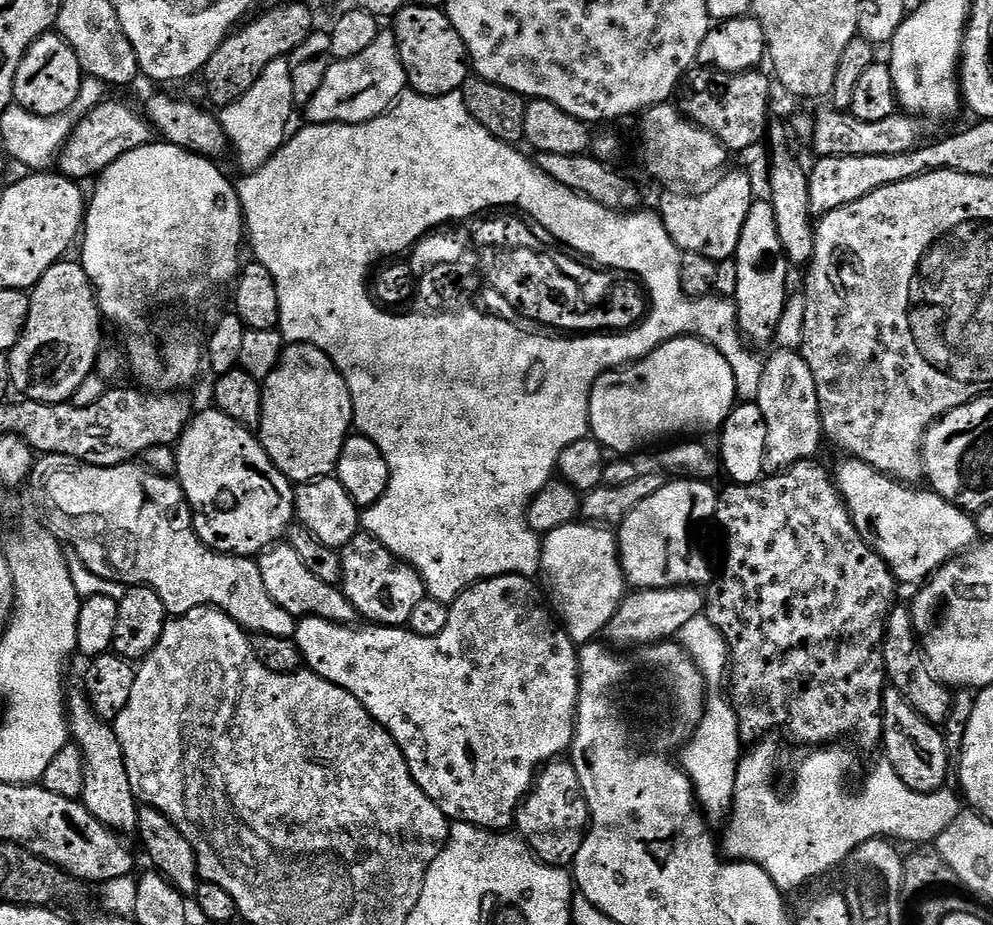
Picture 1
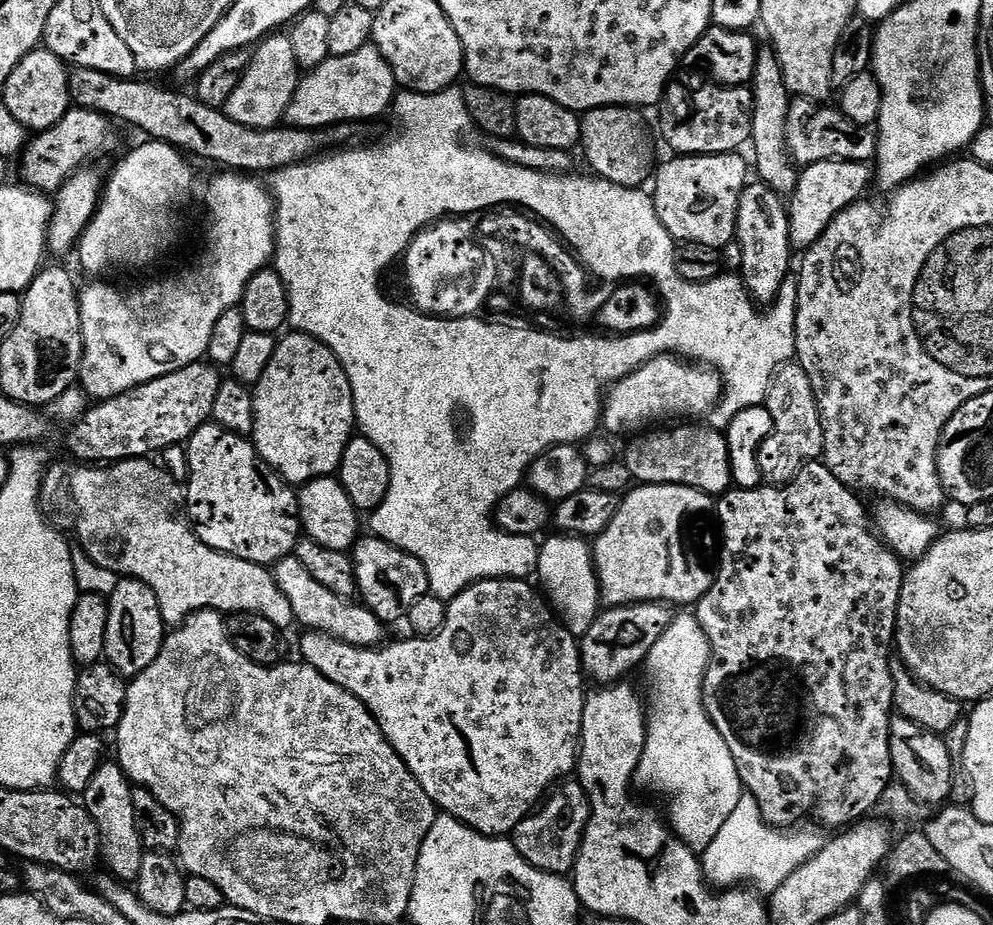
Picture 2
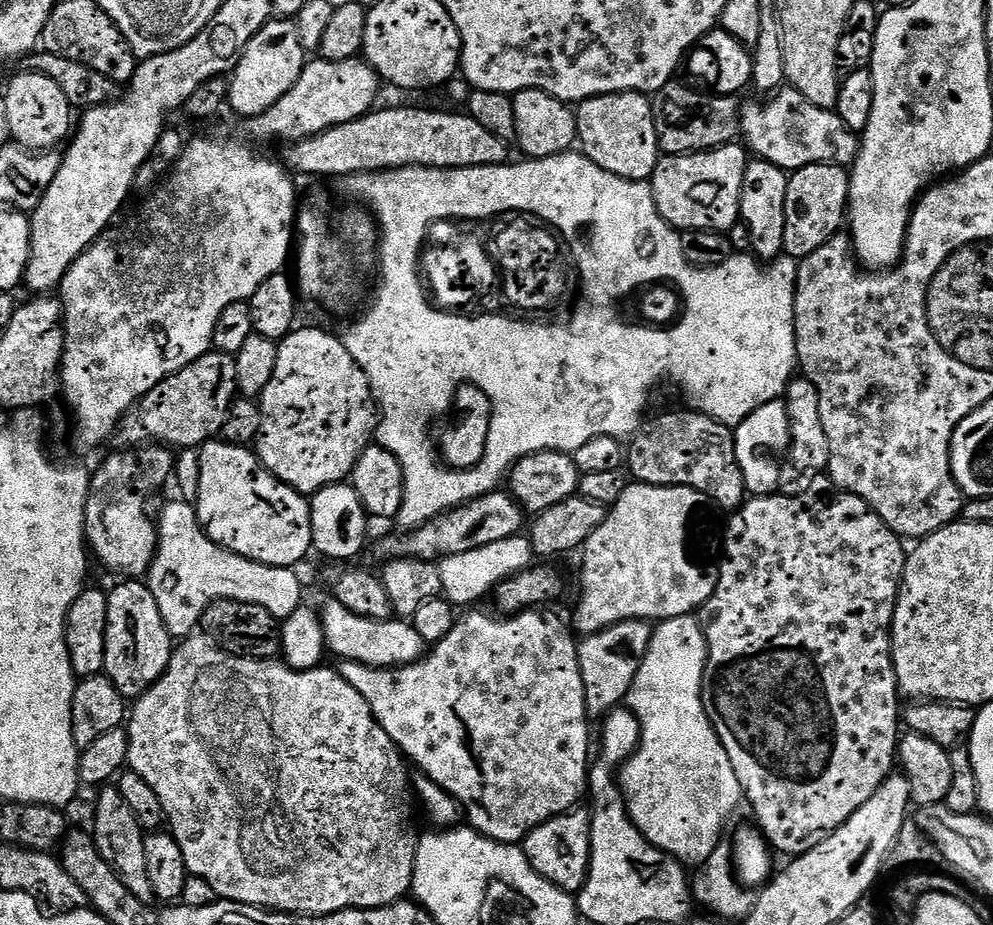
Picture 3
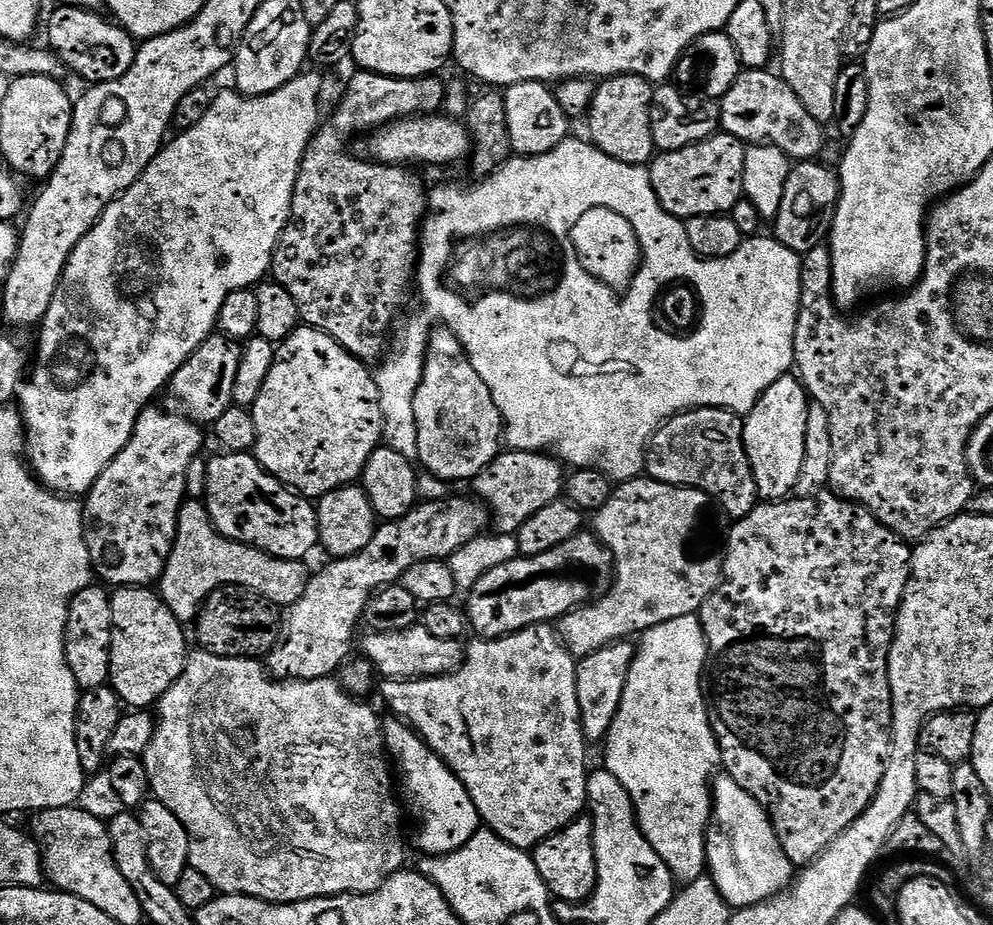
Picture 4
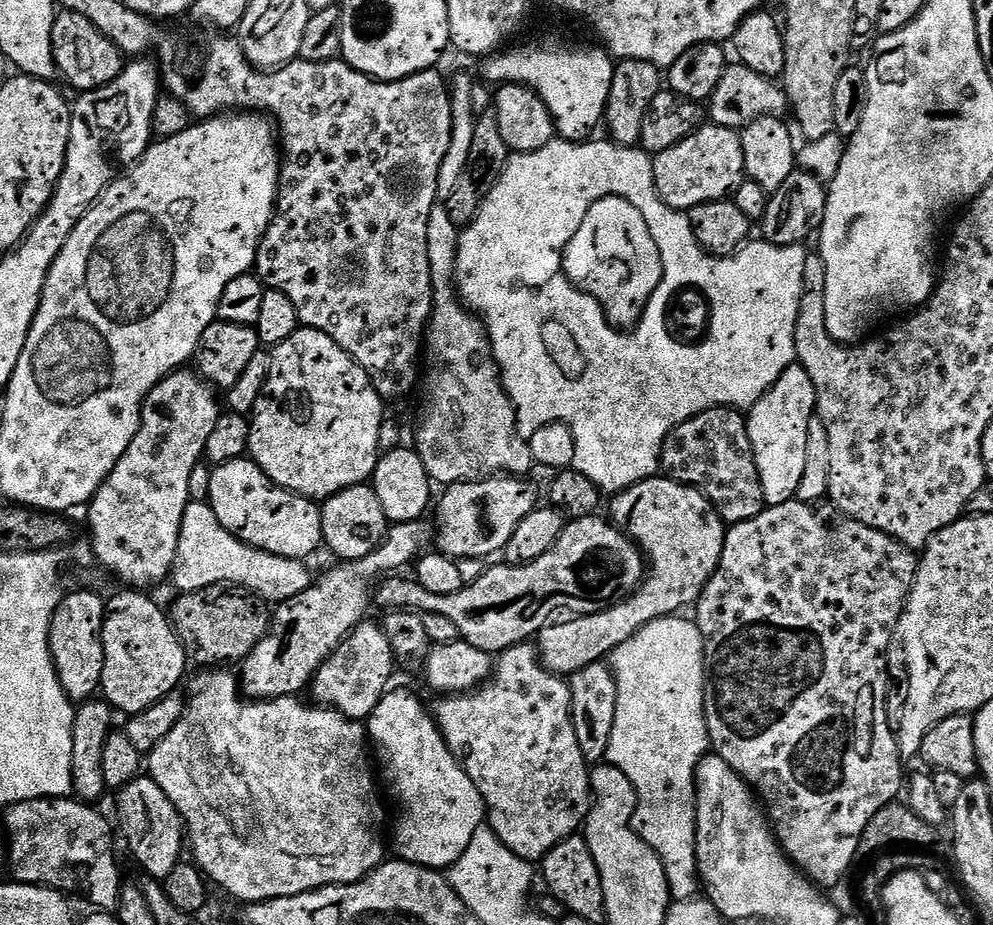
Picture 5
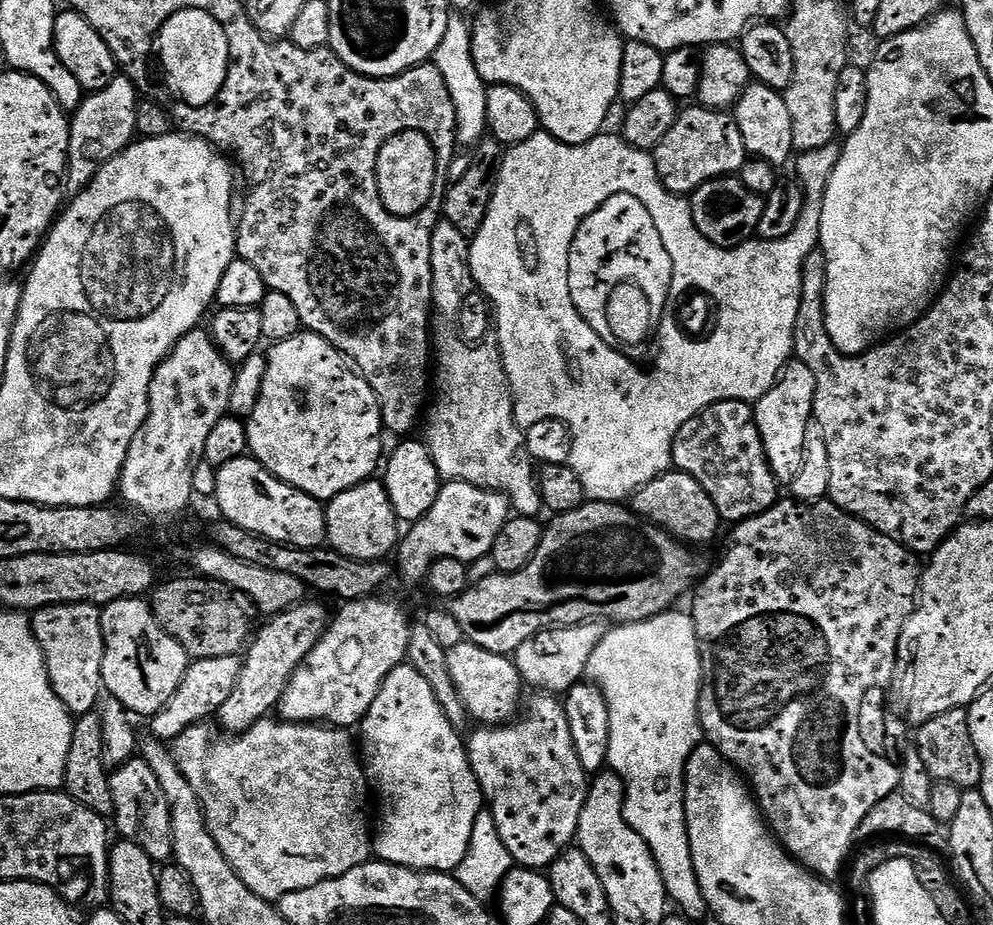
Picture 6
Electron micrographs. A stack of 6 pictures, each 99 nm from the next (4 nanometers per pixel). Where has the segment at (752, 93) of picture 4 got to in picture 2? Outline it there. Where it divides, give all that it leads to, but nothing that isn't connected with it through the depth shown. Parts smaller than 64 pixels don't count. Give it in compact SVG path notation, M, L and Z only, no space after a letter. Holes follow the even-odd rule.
M793 99L787 126L788 148L792 151L793 160L800 166L807 166L814 162L826 162L827 160L871 161L876 154L877 133L872 128L863 128L850 122L850 118L846 118L846 114L841 112L839 107L827 108L828 106L827 103L817 103L815 100Z

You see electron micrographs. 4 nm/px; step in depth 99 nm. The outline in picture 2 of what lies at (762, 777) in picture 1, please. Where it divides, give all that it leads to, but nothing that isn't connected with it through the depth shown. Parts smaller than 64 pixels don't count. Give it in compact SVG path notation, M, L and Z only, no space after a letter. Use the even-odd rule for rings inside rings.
M741 795L738 806L734 806L734 814L726 818L726 823L722 830L718 830L714 842L710 842L710 846L703 850L705 880L716 890L747 886L760 894L776 892L778 886L786 882L786 878L790 878L796 870L810 862L810 858L814 858L824 849L825 833L816 826L804 827L808 826L797 826L791 830L773 828L764 821L755 797Z

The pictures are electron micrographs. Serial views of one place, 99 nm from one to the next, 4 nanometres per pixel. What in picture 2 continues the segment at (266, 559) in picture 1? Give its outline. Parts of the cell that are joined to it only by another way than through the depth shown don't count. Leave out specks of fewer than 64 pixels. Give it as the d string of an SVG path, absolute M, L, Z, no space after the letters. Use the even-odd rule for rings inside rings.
M294 554L285 560L279 560L271 569L271 574L274 582L278 582L278 590L290 598L294 621L297 625L301 624L301 629L325 632L359 648L374 648L385 643L386 625L371 610L365 608L363 603L356 601L355 604L349 598L334 594L334 590L326 590L322 582L314 582L314 578L310 578L310 570L306 570L306 566L302 566Z

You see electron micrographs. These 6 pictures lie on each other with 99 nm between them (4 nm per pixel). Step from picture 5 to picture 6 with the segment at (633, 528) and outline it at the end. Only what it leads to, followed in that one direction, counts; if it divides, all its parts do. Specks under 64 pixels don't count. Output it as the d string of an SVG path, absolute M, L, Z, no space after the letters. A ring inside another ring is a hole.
M669 470L646 487L639 488L636 495L631 497L630 507L636 515L643 516L645 520L663 528L677 540L692 546L710 543L722 527L720 515L710 494L706 494L706 490L702 490L702 486L685 472ZM585 622L547 628L545 632L534 634L514 653L516 669L520 679L529 689L540 694L566 694L576 684L585 679L590 662L590 654L594 654L594 646L602 642L606 628L600 622Z

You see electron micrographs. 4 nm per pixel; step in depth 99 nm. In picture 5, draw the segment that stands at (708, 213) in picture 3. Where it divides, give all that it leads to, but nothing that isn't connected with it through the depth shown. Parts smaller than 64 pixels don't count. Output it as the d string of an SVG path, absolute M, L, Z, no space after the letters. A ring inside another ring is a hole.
M708 122L682 142L652 156L654 182L669 208L691 210L715 200L731 197L746 178L740 132Z

